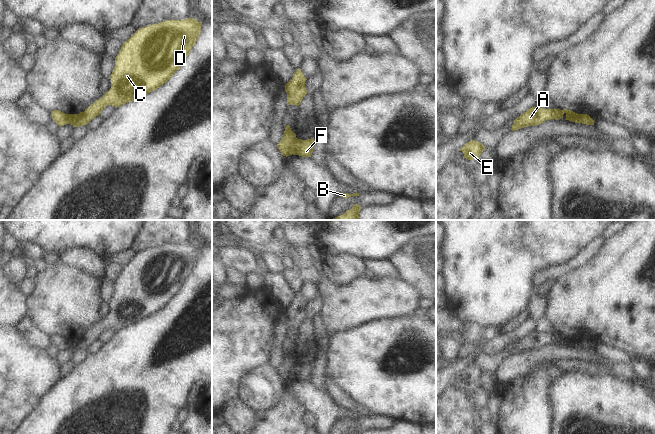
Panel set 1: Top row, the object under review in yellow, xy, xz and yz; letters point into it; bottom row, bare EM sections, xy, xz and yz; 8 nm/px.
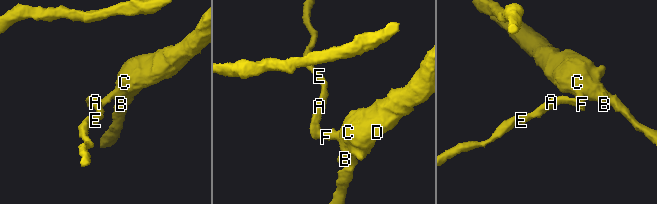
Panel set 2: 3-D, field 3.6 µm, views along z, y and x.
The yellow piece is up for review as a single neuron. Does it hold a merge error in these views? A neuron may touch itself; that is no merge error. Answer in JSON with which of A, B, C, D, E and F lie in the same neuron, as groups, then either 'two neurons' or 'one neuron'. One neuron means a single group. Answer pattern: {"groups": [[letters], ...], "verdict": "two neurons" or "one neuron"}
{"groups": [["A", "E"], ["B", "C", "D", "F"]], "verdict": "two neurons"}

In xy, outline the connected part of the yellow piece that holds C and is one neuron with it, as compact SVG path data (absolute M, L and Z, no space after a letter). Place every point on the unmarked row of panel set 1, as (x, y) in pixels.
M196 243L165 244L139 252L123 269L115 281L115 291L110 300L111 312L102 322L96 324L84 336L69 338L69 348L73 351L87 349L99 340L107 329L114 331L132 326L165 308L180 293L185 282L200 259L202 246Z

